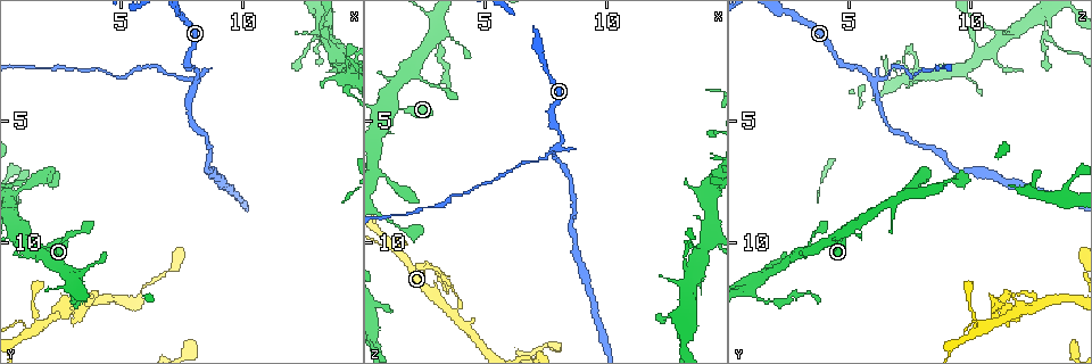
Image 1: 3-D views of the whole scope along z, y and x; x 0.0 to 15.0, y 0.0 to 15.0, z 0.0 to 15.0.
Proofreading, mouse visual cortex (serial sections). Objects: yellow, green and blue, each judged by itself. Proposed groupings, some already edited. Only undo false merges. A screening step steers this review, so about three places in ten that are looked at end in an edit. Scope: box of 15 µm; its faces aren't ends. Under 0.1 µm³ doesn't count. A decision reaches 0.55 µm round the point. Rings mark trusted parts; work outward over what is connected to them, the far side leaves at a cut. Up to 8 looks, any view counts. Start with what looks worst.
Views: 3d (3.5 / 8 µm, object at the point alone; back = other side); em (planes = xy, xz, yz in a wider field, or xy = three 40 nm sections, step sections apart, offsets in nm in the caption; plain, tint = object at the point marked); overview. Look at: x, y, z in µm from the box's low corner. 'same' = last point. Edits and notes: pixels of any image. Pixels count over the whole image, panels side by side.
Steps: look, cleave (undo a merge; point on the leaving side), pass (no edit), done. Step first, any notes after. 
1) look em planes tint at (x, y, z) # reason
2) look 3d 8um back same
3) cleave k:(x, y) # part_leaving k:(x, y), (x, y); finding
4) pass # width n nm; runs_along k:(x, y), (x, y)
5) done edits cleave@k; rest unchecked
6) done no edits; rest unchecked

look 3d 8um at (8.0, 3.3, 6.1) # branch point

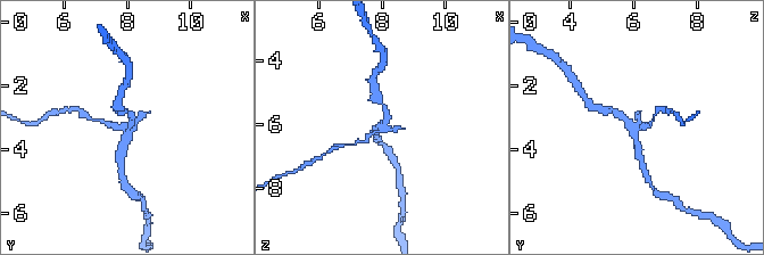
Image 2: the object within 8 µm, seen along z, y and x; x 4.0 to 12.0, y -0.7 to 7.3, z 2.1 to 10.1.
look em planes tint at (8.0, 3.4, 6.0)

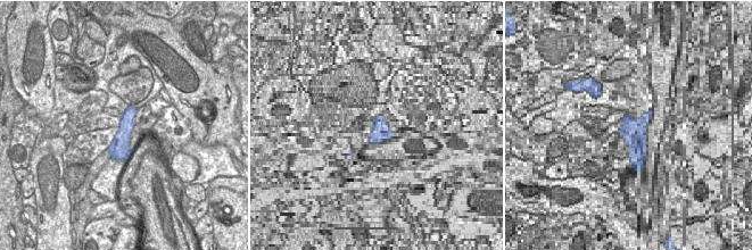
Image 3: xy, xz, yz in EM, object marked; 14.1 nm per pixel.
cleave 2:(107, 123) # part_leaving 2:(124, 126), (111, 126), (82, 114); two cells meet here

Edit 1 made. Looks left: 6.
look 3d 8um at (3.6, 12.5, 12.9) # arms part here

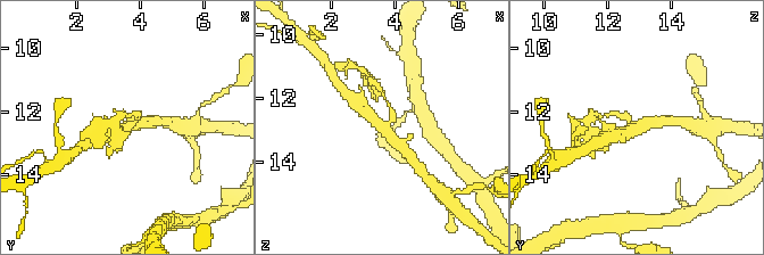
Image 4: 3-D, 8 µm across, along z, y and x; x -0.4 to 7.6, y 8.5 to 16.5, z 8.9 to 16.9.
look 3d 3.5um at (3.6, 12.5, 12.9)

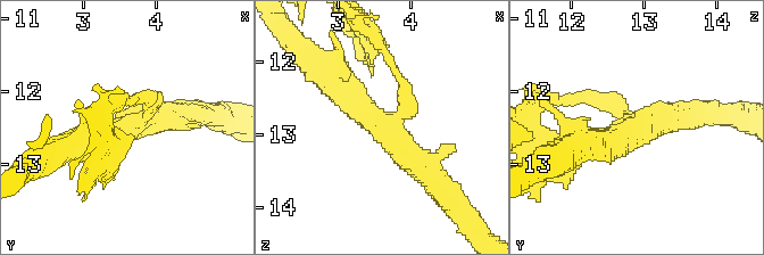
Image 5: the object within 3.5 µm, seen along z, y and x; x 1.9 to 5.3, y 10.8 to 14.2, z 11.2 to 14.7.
look em xy step 3 tint at (3.65, 12.50, 12.95) # arms 3; arm_widths 200, 350, 350 nm

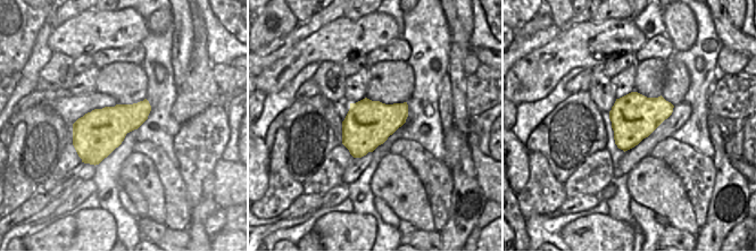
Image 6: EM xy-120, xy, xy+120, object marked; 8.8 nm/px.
cleave 5:(582, 96) # part_leaving 5:(622, 109), (609, 99), (549, 99); a second cell is stuck on

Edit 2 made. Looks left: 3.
look 3d 3.5um at (1.1, 13.7, 10.2) # abrupt turn

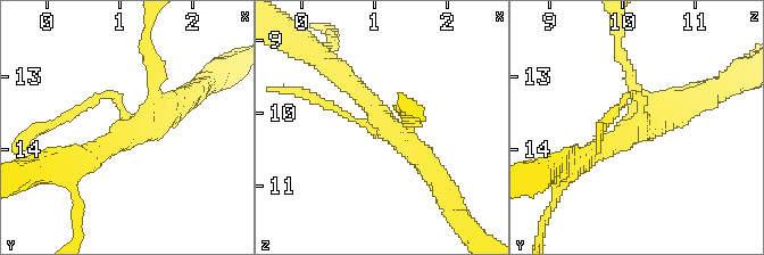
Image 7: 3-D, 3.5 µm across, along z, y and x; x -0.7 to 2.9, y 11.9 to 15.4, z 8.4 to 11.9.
look em xy step 3 tint at (1.20, 13.70, 10.20)

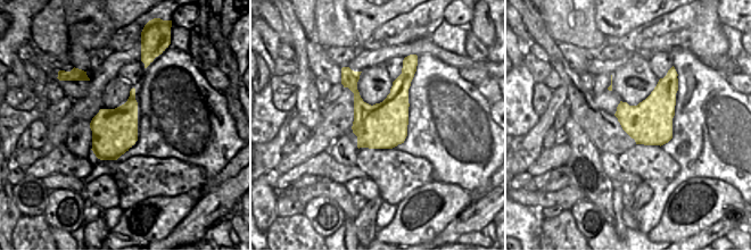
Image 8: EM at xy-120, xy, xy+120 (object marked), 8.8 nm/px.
pass # runs_along 7:(439, 178), (346, 79); one cell here

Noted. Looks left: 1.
done edits cleave@2, cleave@5; rest unchecked

